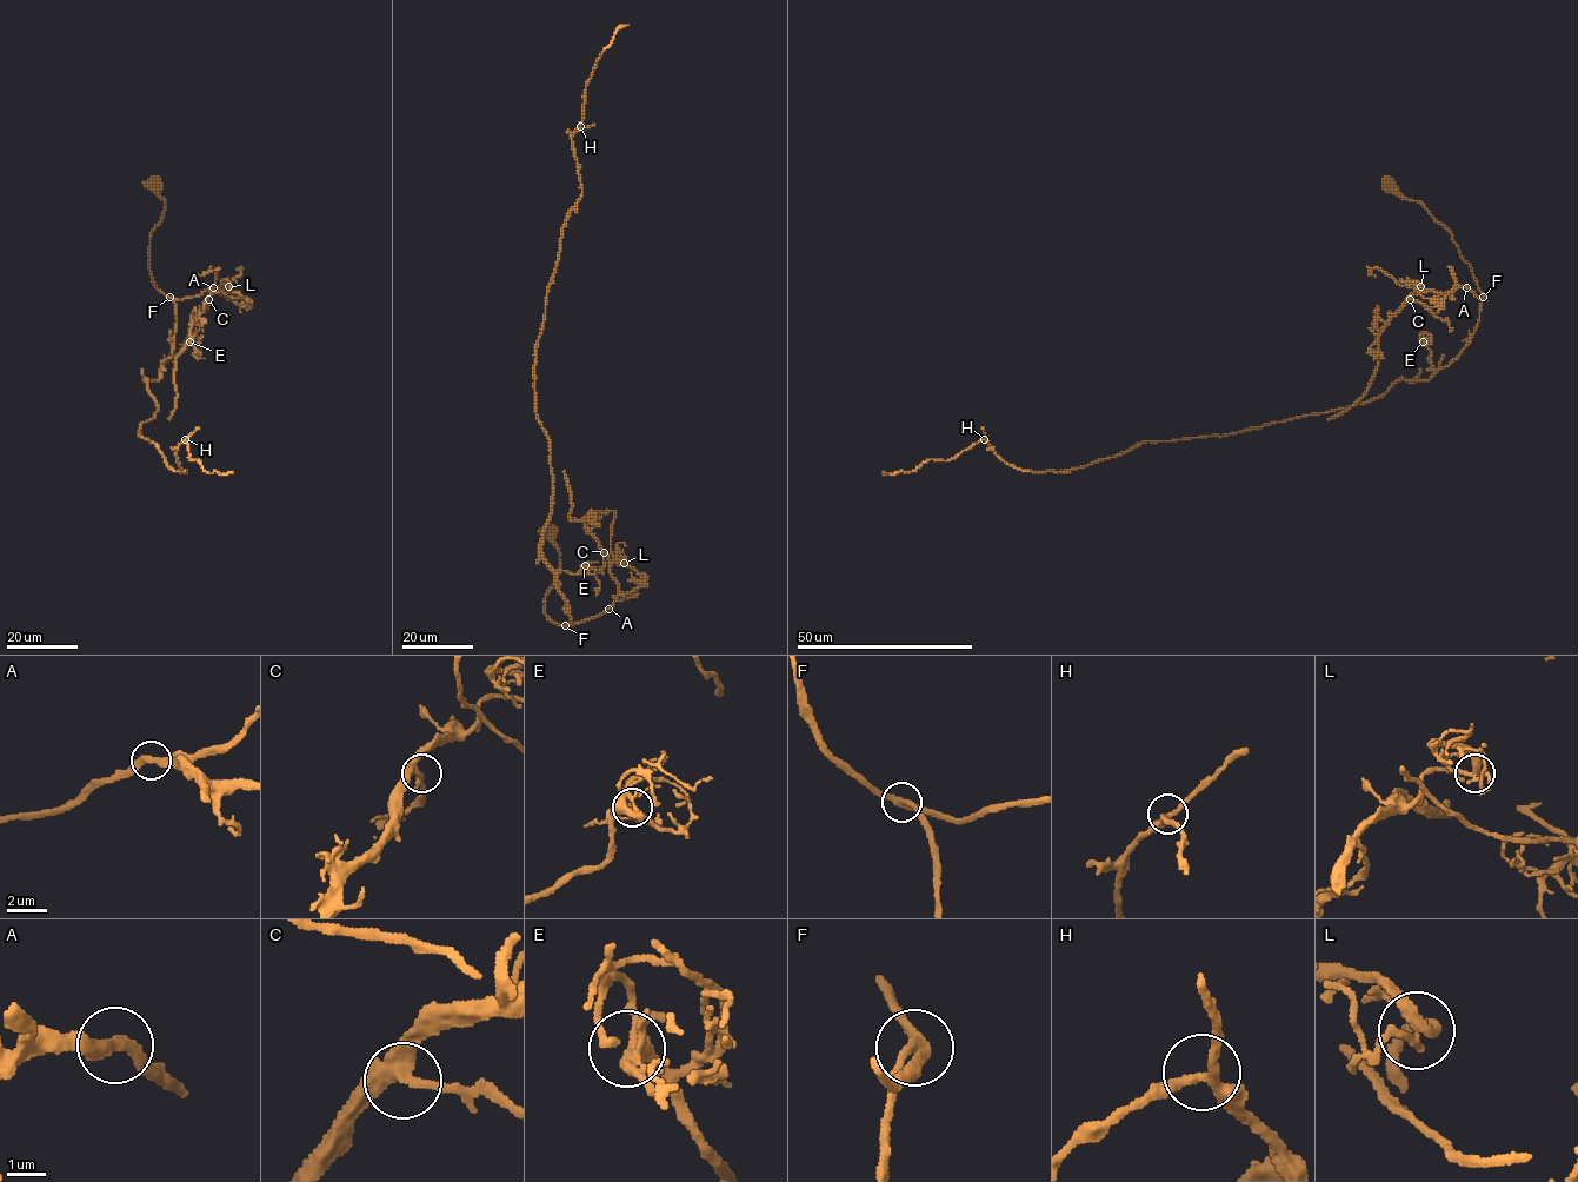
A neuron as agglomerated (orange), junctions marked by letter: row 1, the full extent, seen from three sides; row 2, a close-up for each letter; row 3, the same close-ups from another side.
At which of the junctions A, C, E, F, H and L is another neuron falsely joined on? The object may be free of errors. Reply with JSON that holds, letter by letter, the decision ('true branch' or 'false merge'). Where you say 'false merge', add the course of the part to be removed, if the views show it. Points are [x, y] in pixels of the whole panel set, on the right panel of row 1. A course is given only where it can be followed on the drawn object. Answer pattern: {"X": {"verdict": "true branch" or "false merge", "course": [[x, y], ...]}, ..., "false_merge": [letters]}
{"A": {"verdict": "true branch"}, "C": {"verdict": "true branch"}, "E": {"verdict": "true branch"}, "F": {"verdict": "false merge", "course": [[1484, 297], [1447, 366], [1360, 404], [1144, 442], [1076, 469], [1021, 470], [981, 440], [883, 472]]}, "H": {"verdict": "true branch"}, "L": {"verdict": "true branch"}, "false_merge": ["F"]}

